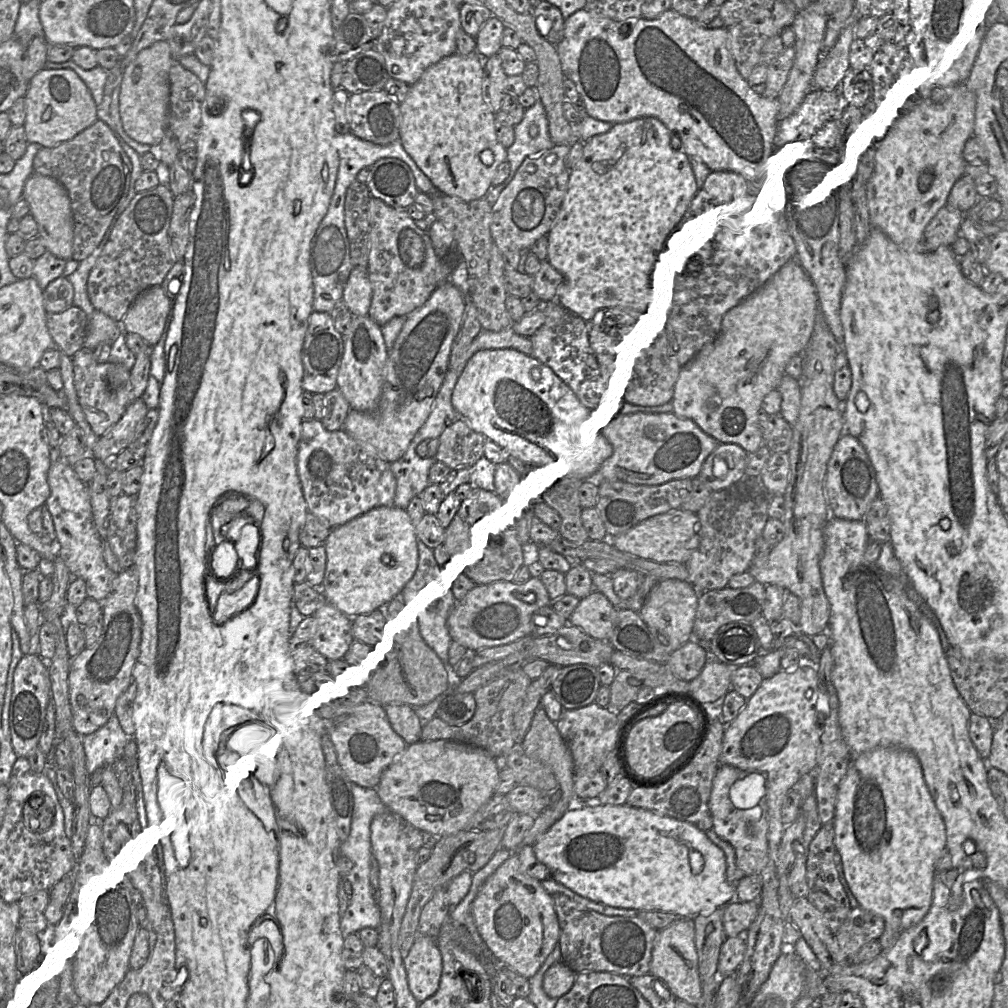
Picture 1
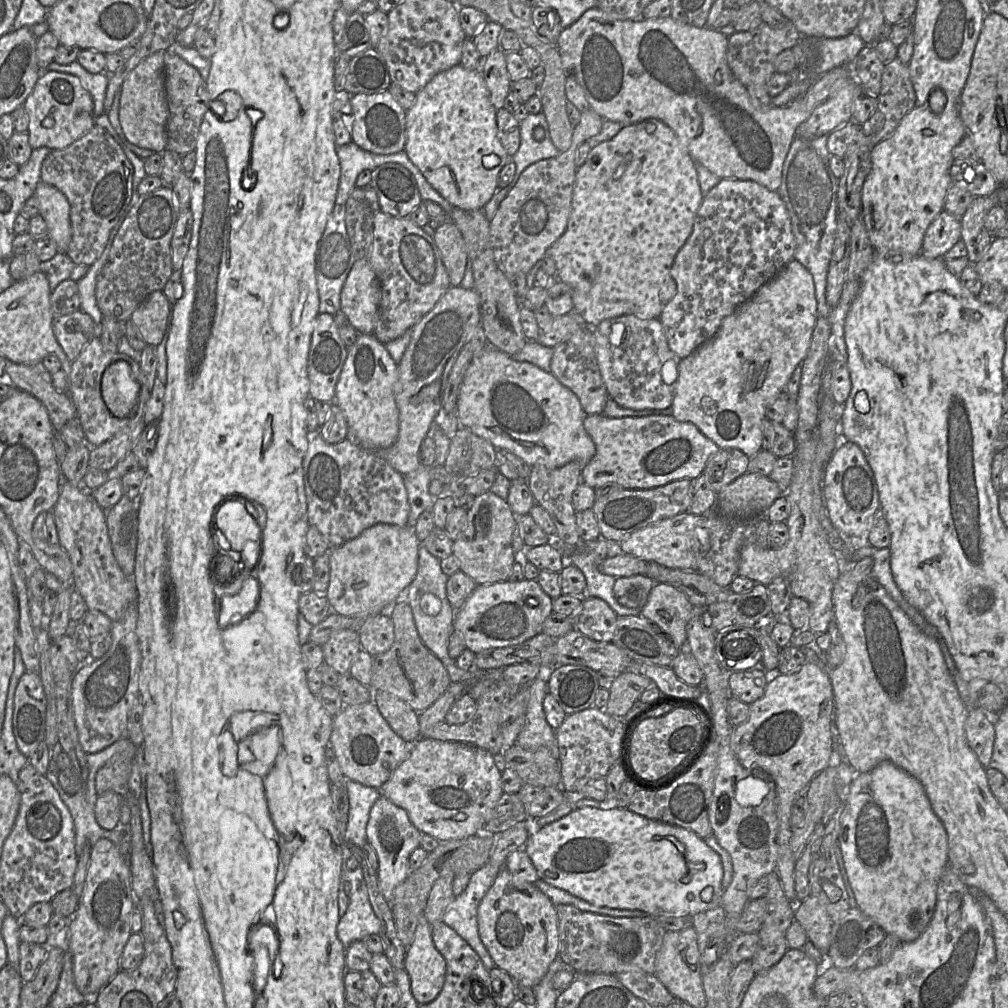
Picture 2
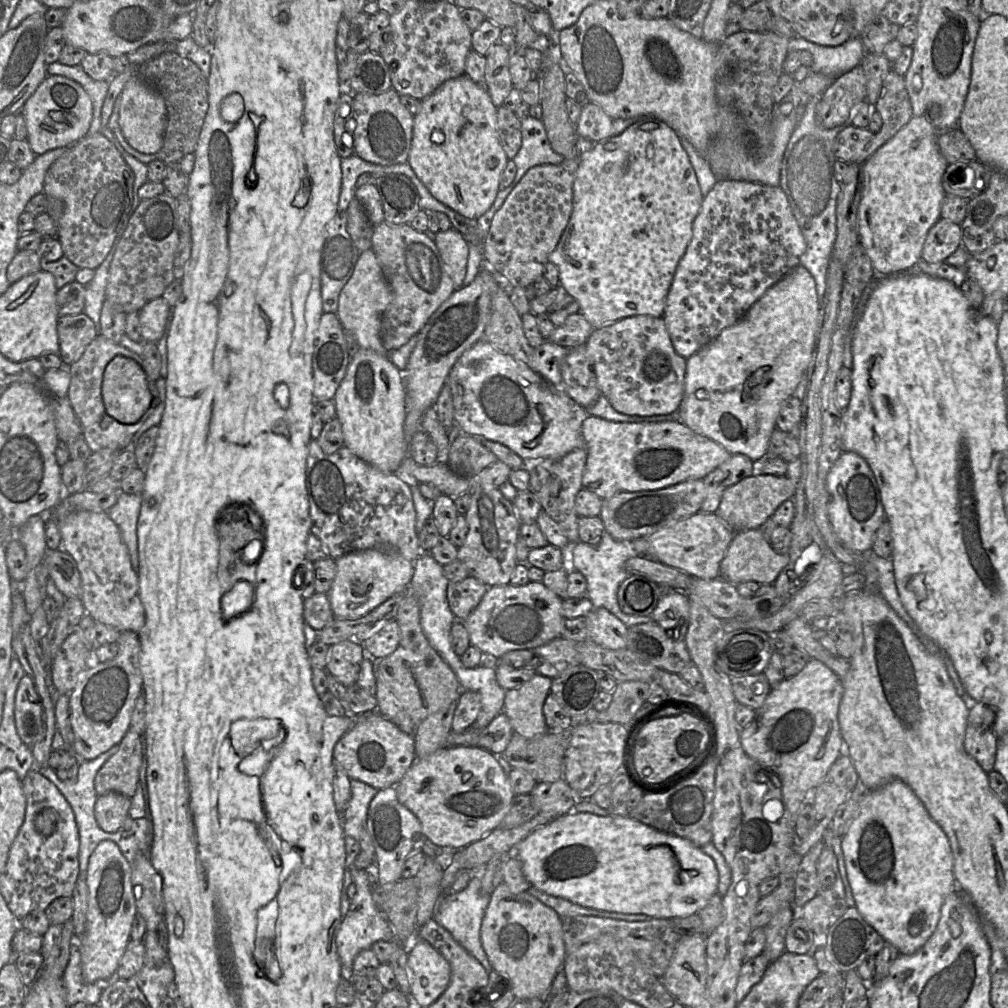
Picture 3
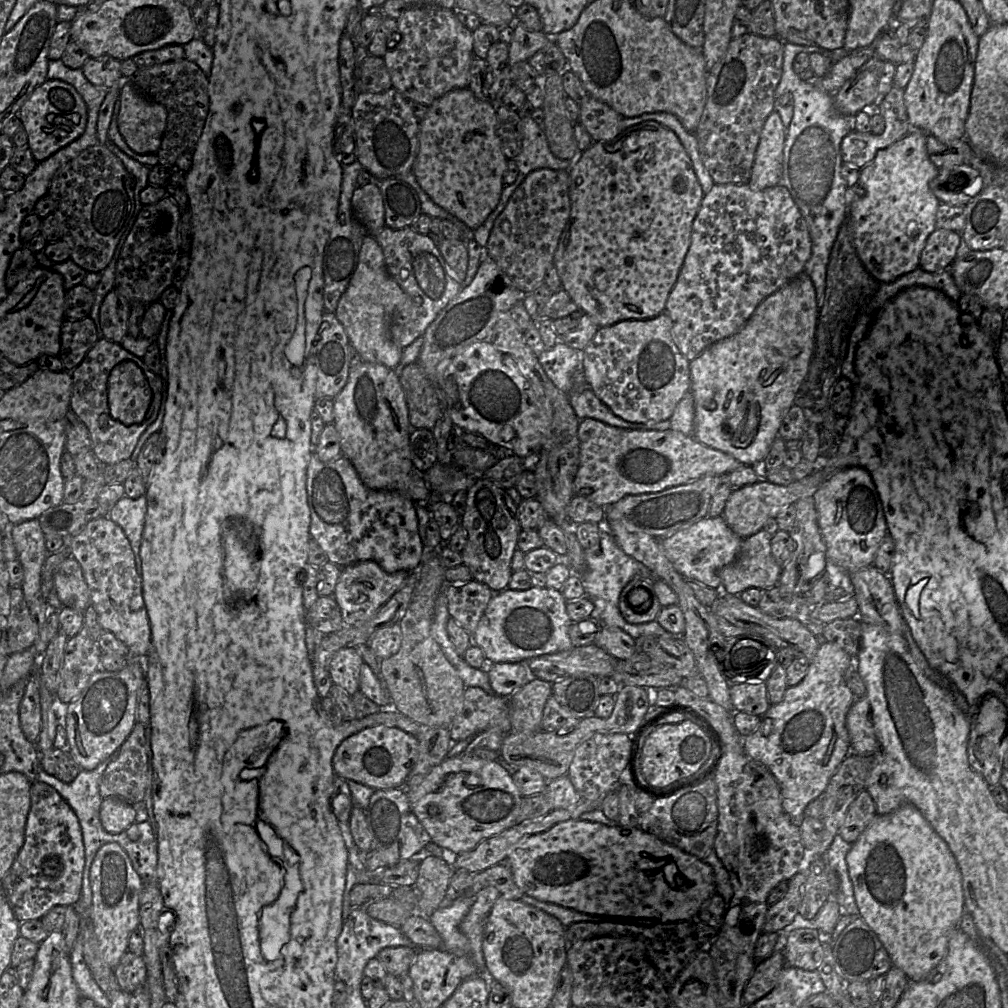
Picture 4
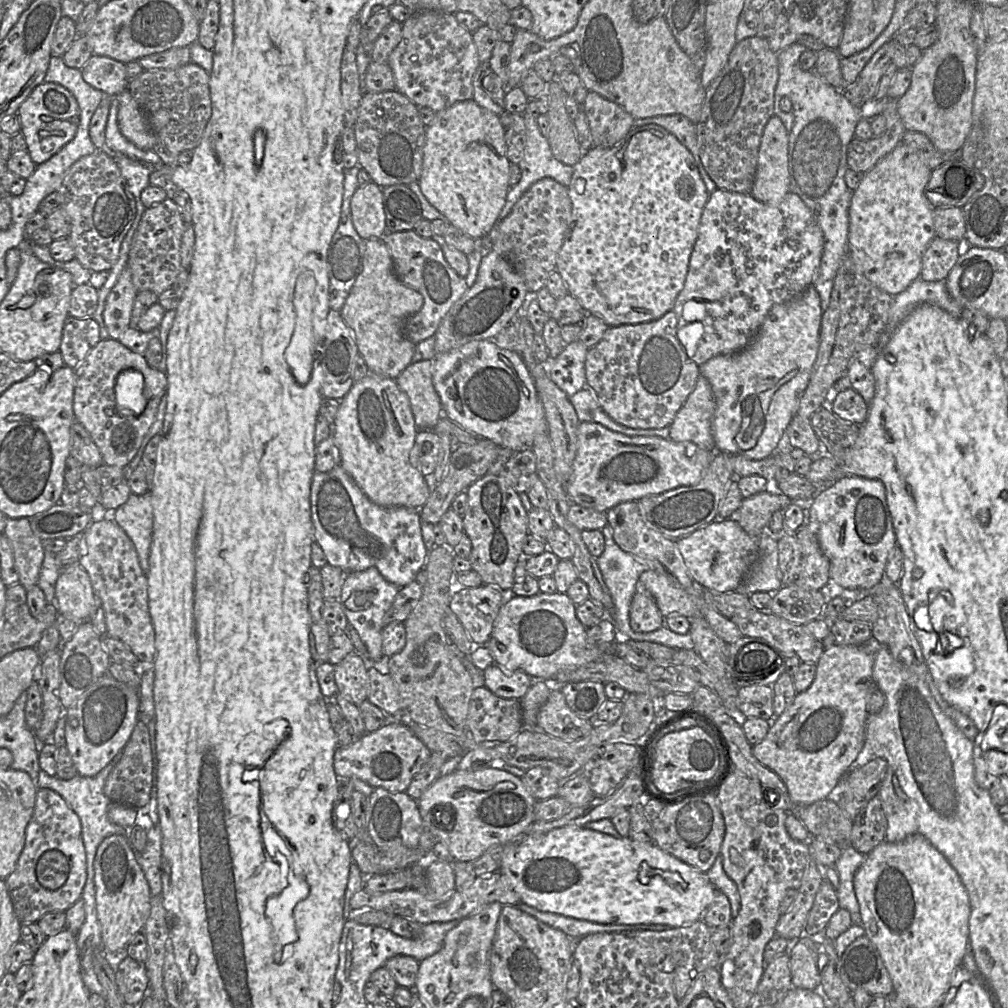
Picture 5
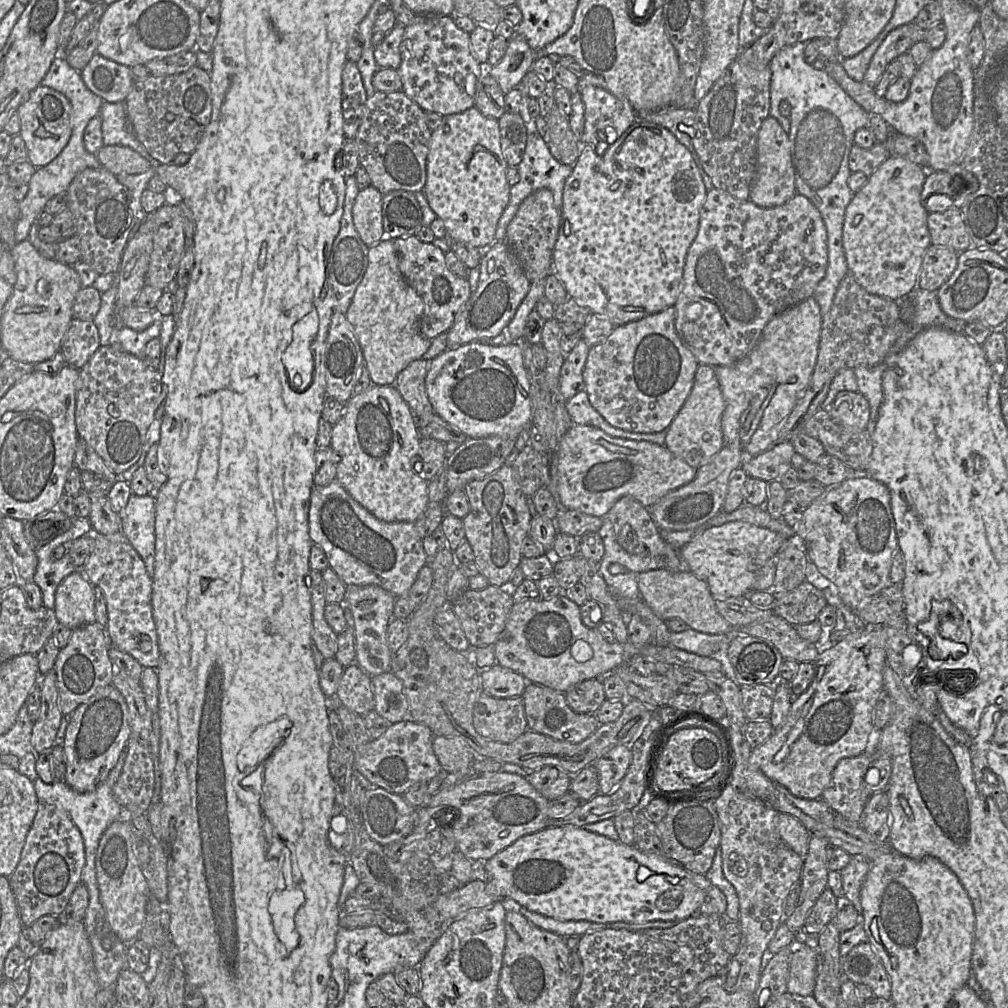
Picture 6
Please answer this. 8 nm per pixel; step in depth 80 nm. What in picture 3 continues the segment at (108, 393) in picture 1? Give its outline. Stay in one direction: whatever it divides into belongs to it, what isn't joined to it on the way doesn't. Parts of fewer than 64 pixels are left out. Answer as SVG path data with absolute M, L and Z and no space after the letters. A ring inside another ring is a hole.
M98 334L87 346L82 356L76 362L67 367L70 373L68 398L81 424L82 435L92 452L96 452L105 448L115 451L122 451L124 449L130 448L134 443L134 435L152 414L153 410L160 401L159 392L156 386L156 380L151 380L148 375L148 382L150 384L149 390L152 395L152 403L149 409L136 423L123 424L107 414L102 398L102 382L104 371L107 365L116 356L125 356L132 358L144 369L146 375L151 374L152 368L144 360L143 357L123 347L120 343L108 340L100 334Z

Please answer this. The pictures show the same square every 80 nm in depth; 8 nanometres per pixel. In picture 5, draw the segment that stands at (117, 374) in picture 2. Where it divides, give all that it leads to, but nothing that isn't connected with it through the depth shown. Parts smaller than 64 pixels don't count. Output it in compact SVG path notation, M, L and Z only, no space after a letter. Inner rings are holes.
M124 370L117 376L114 391L120 415L137 417L144 412L147 406L144 387L144 377L137 370Z

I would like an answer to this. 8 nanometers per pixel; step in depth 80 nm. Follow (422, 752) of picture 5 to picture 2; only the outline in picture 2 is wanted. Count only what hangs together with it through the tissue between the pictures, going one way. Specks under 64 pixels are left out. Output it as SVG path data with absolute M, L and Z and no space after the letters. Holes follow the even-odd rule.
M373 700L344 705L333 718L330 743L346 779L377 789L389 780L395 769L409 756L413 744L393 731Z

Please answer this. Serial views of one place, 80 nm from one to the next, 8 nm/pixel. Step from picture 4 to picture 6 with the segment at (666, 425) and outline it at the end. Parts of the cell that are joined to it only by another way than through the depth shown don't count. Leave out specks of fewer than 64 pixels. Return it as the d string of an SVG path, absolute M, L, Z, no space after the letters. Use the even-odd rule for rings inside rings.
M585 390L567 400L565 406L574 425L593 426L611 437L665 445L668 428L657 433L634 433L613 427L594 409Z

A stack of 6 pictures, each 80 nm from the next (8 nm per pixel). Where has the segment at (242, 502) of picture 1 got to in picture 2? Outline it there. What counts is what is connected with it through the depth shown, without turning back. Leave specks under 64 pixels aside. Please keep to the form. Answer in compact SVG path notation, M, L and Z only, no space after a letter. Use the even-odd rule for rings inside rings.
M234 496L232 500L226 501L221 505L215 515L215 527L227 536L231 546L227 547L227 555L237 556L244 548L247 542L258 540L258 522L243 503L236 501Z

